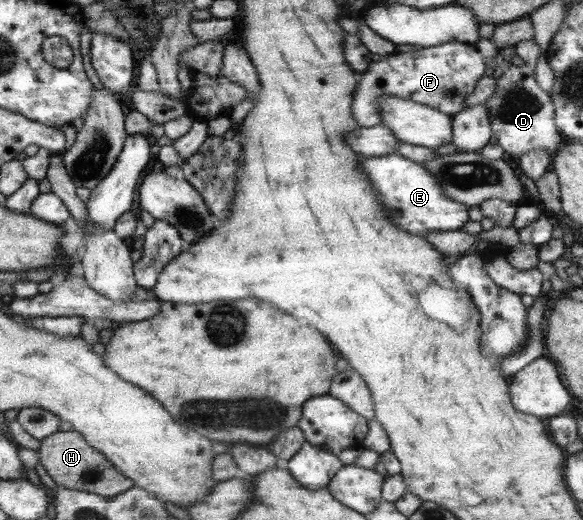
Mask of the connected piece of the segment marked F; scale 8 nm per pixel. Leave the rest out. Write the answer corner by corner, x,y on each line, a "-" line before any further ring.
458,41
421,47
416,51
394,52
382,56
373,54
373,62
368,71
360,74
360,83
352,103
353,116
361,127
380,125
380,103
383,95
406,98
454,116
464,110
464,99
474,93
478,79
486,74
486,63
476,46

